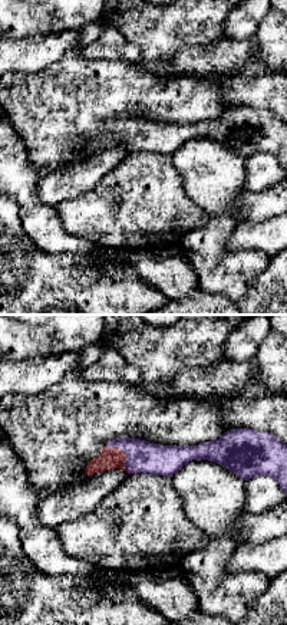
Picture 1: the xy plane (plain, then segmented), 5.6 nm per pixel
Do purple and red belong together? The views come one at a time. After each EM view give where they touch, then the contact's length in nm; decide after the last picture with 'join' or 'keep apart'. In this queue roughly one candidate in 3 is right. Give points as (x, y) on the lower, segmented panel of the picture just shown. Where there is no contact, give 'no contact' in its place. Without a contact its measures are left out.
meets purple at (125, 451); contact 220 nm long

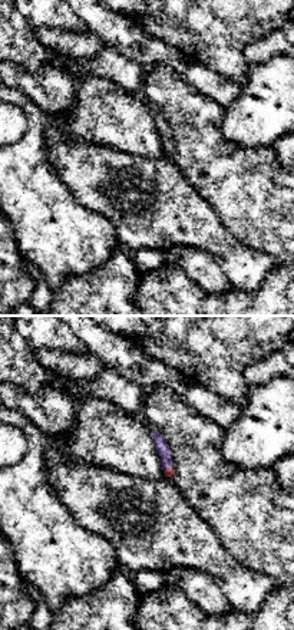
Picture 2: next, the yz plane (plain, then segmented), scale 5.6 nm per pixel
meets purple at (168, 467); contact 70 nm long

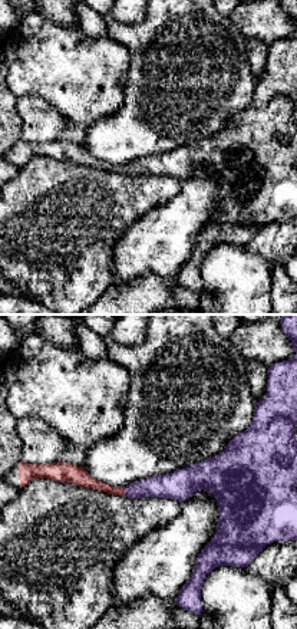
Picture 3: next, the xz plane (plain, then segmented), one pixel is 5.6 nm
meets purple at (125, 491); contact 60 nm long

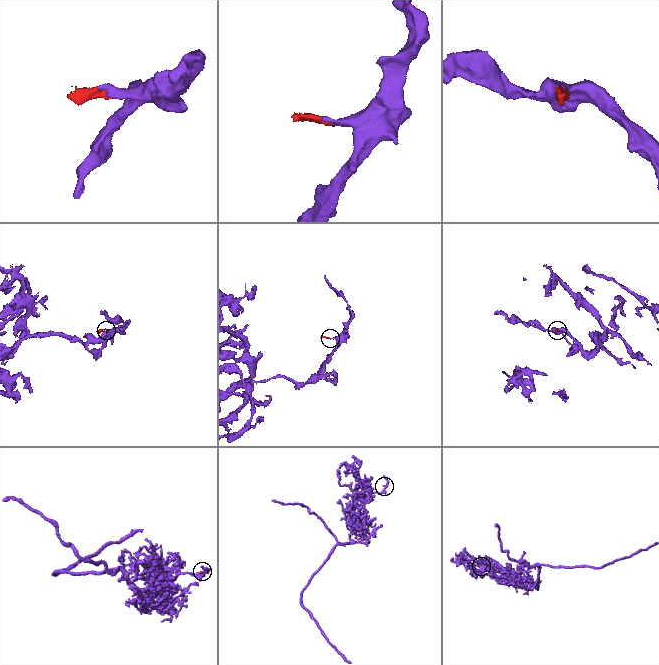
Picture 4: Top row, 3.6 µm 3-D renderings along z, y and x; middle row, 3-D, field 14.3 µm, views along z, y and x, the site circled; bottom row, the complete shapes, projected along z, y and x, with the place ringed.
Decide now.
join

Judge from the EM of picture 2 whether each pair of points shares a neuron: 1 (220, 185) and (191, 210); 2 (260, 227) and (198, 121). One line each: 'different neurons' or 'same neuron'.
1: different neurons
2: same neuron

